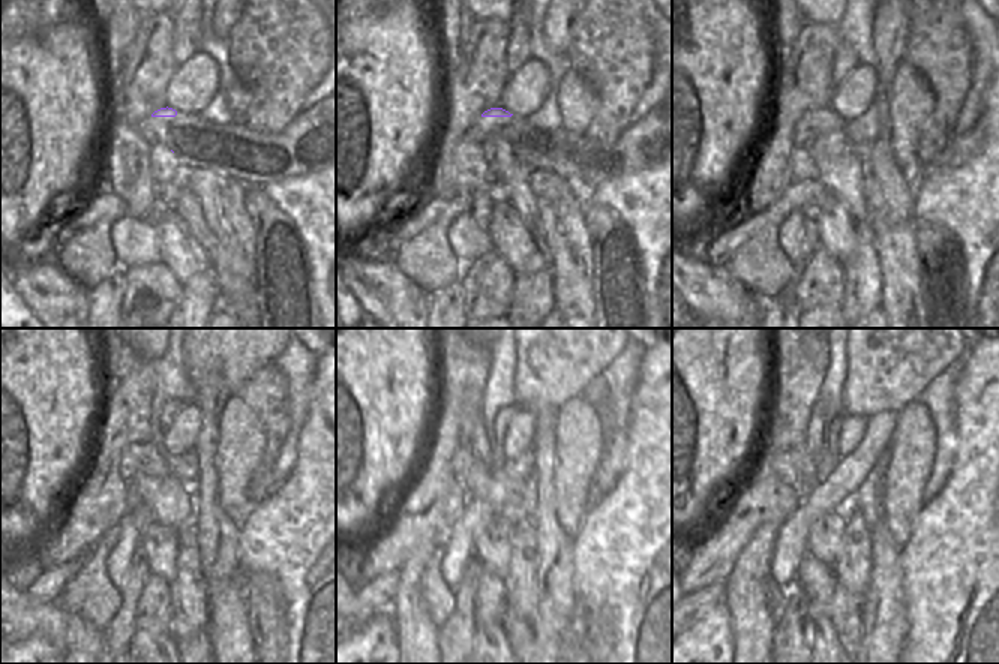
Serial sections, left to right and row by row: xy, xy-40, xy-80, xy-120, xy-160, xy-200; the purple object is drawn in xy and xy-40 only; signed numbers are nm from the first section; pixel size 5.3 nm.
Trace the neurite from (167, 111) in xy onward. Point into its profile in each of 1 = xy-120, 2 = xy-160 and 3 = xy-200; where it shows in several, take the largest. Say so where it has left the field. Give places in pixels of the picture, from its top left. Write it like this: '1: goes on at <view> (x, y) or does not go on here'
1: goes on at xy-120 (147, 447)
2: goes on at xy-160 (479, 442)
3: goes on at xy-200 (819, 418)

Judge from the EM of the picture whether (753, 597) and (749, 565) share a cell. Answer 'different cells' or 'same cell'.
same cell

